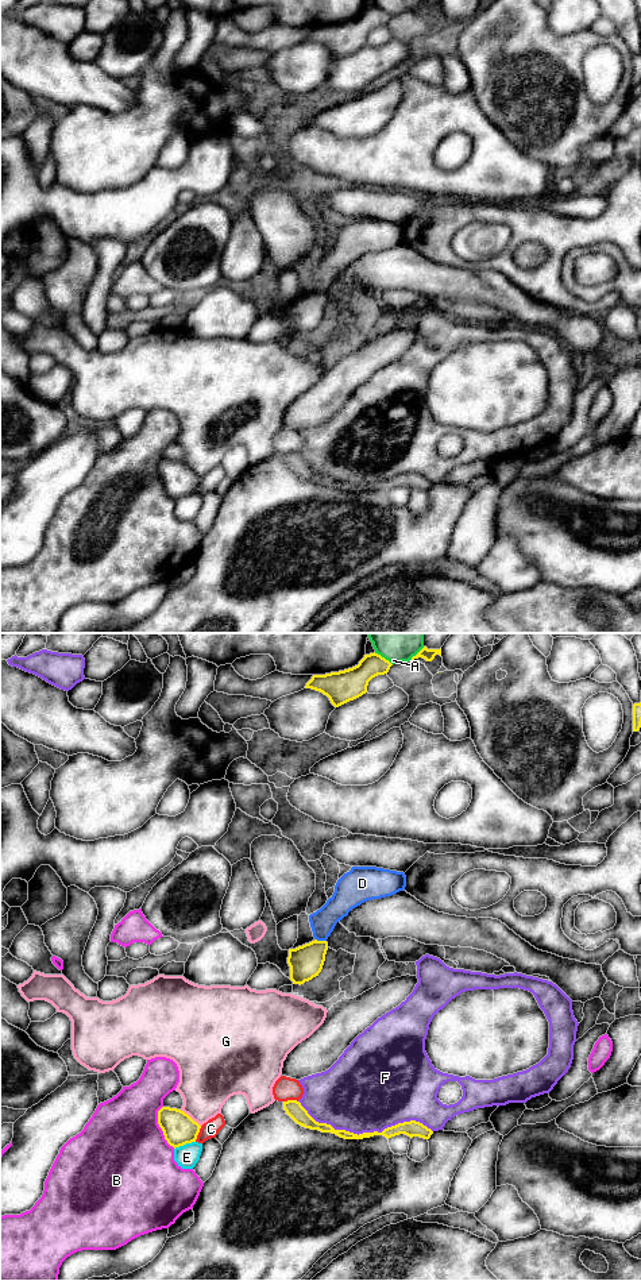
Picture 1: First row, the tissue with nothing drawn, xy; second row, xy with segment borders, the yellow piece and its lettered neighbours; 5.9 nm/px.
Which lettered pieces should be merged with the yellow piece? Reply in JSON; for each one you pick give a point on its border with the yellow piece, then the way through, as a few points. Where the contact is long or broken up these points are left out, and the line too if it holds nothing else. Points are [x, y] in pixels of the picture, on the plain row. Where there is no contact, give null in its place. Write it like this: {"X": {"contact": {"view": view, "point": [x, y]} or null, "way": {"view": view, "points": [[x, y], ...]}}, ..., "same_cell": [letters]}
{"same_cell": []}

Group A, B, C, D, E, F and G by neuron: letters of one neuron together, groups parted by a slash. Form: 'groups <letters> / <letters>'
groups A / B / C / D / E / F / G

